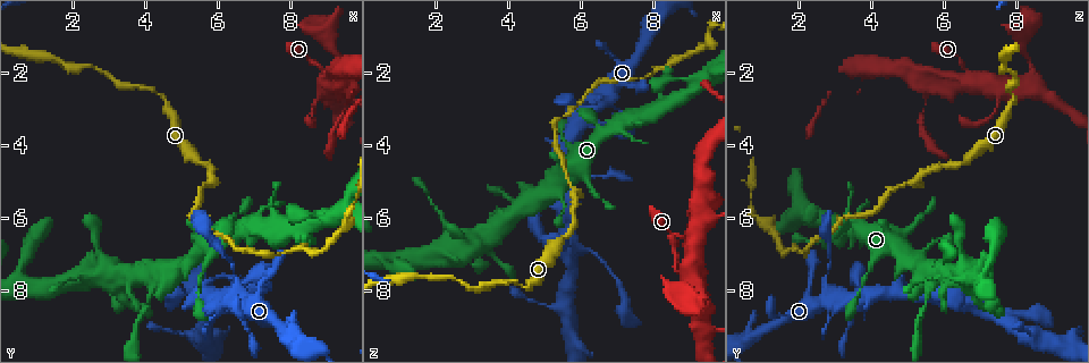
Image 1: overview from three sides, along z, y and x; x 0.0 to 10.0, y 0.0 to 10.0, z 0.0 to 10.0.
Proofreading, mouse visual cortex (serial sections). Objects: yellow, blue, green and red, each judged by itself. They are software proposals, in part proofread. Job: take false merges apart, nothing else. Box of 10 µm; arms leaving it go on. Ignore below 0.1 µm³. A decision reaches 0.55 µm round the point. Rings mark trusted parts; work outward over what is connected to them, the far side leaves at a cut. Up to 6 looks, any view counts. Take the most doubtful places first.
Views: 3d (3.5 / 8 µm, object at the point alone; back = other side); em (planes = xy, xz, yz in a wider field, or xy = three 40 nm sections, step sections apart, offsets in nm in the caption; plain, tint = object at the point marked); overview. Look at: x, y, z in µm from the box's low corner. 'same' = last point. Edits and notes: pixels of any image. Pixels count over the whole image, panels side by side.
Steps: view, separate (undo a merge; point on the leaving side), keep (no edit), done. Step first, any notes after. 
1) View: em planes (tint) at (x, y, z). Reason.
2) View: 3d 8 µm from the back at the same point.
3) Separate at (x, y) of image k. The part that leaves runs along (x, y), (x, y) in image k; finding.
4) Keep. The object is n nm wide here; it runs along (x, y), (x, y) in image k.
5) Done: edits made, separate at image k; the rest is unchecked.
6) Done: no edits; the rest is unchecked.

View: 3d 3.5 µm from the back at (6.55, 8.25, 2.85). Arms part here.

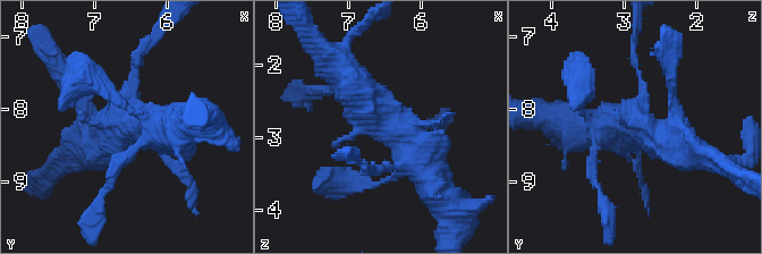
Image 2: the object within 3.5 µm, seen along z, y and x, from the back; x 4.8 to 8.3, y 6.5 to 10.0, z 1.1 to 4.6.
View: em planes (tint) at (6.55, 8.20, 2.80).

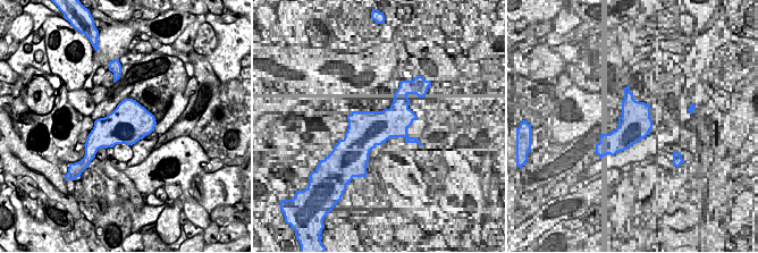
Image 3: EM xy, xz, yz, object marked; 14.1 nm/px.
Keep. Continuous, no second cell.

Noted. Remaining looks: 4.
View: 3d 8 µm at (4.35, 7.85, 5.60). Branch point.

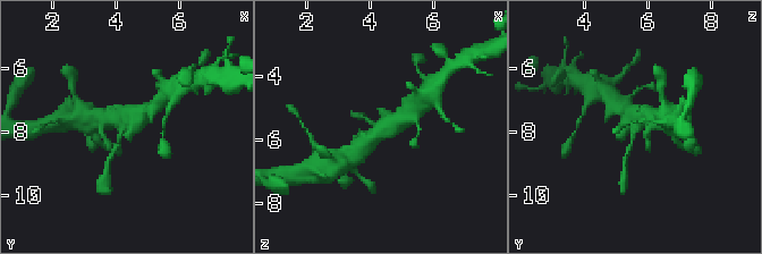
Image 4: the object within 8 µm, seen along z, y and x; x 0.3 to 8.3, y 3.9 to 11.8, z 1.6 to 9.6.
View: 3d 3.5 µm at the same point.

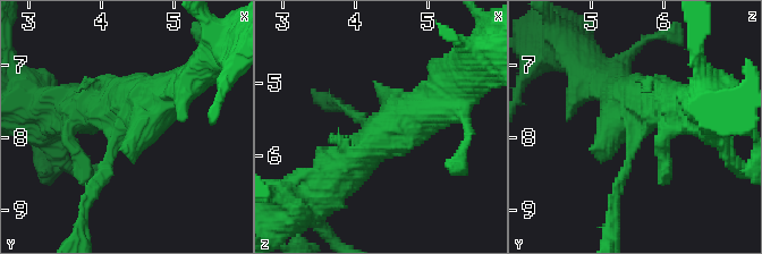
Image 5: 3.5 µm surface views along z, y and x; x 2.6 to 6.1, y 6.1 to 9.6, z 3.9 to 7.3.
View: em xy step 2 (tint) at (4.35, 7.75, 5.65). Need the tissue.

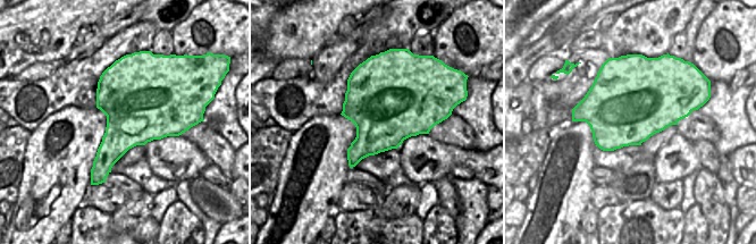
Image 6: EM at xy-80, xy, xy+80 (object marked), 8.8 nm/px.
Keep. It runs along (442, 93), (324, 186) in image 5; continuous, no second cell.

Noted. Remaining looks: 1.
Done: no edits; the rest is unchecked.

